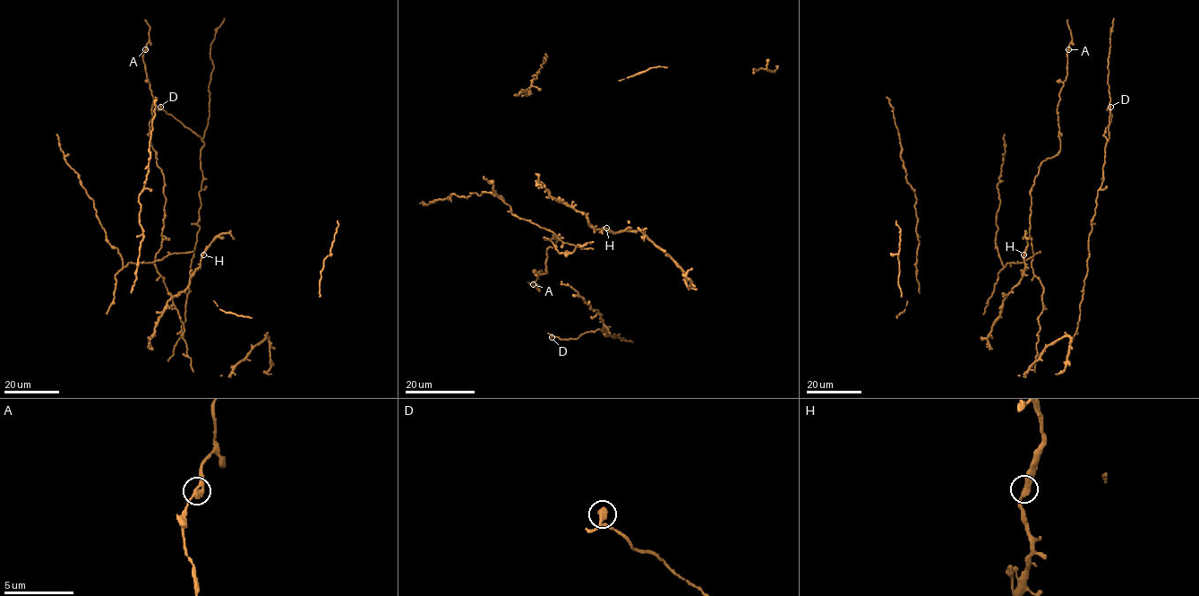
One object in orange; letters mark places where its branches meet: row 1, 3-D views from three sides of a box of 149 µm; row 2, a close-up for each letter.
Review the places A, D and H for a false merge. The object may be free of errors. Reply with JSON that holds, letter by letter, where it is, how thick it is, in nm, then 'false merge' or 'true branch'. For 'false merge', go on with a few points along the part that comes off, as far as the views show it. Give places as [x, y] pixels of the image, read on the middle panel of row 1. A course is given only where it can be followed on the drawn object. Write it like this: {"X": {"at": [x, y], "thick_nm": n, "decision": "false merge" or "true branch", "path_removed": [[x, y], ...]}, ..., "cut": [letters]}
{"A": {"at": [533, 284], "thick_nm": 360, "decision": "true branch"}, "D": {"at": [552, 337], "thick_nm": 360, "decision": "true branch"}, "H": {"at": [606, 228], "thick_nm": 400, "decision": "true branch"}, "cut": []}

